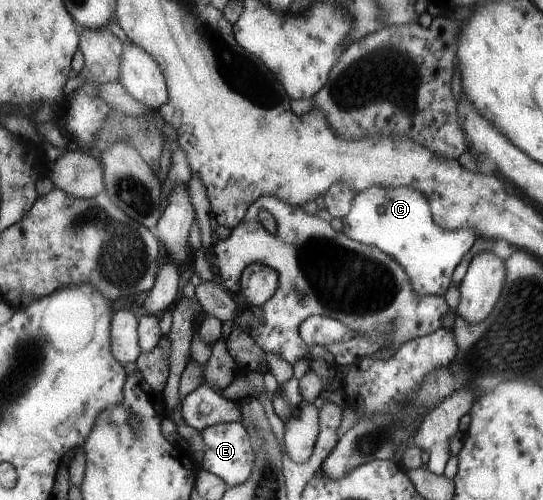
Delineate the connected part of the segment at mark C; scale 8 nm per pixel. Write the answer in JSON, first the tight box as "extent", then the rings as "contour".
{"extent":[341,185,476,296],"contour":[[[373,185],[357,193],[351,201],[349,213],[341,219],[342,232],[351,240],[364,241],[392,255],[396,263],[408,271],[413,292],[420,295],[442,296],[450,283],[450,273],[476,235],[472,228],[448,231],[432,219],[428,201],[418,191],[396,186],[396,189]]]}

